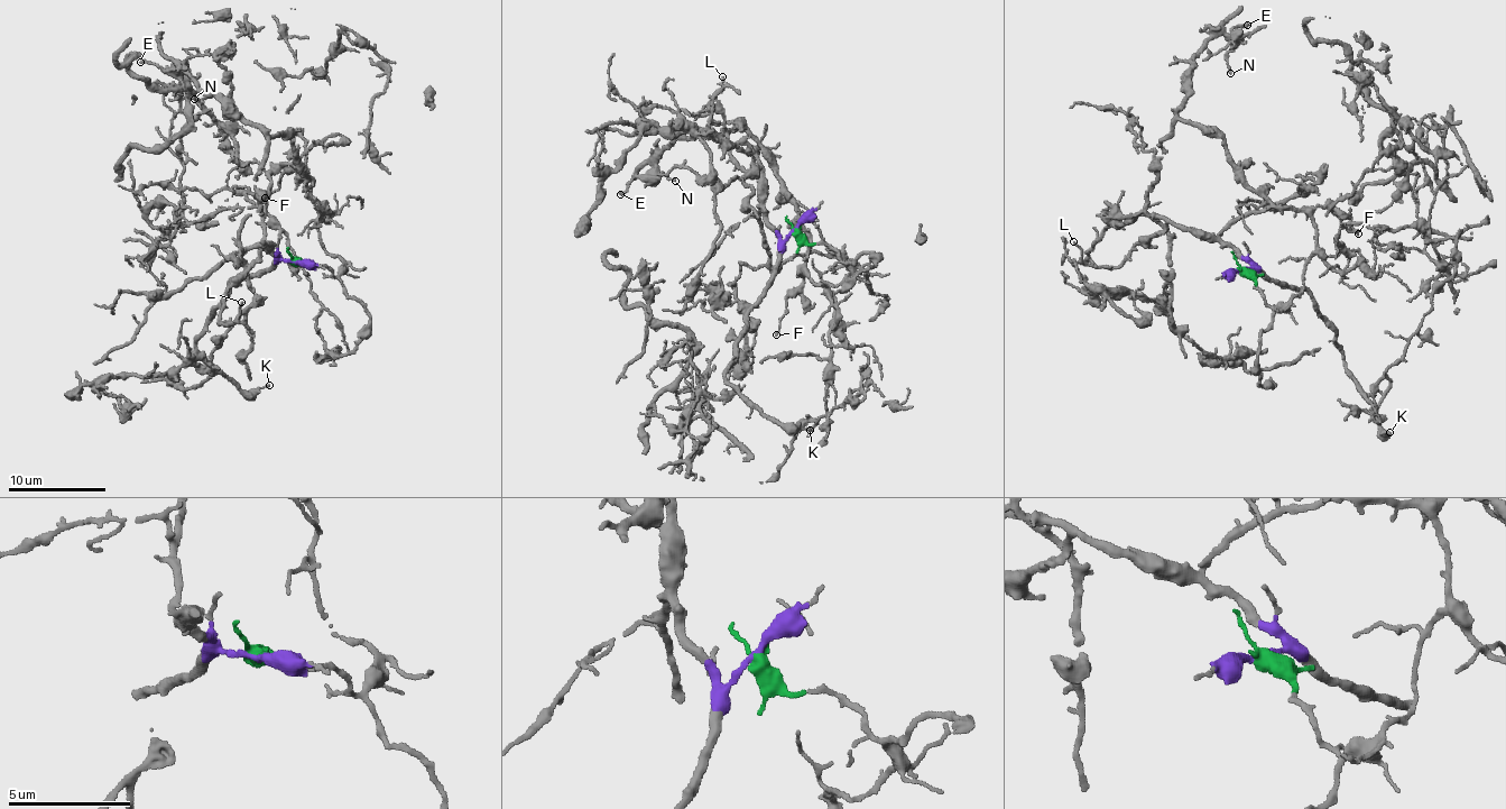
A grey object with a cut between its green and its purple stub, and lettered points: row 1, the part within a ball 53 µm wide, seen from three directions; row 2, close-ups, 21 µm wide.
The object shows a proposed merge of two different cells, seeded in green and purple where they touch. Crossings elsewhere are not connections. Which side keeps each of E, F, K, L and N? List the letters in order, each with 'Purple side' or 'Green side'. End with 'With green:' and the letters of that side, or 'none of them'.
E: Green side
F: Green side
K: Purple side
L: Purple side
N: Green side
With green: E, F, N

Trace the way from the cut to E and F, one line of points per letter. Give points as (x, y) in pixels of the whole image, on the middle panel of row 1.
E: (794, 228), (842, 260), (833, 286), (812, 279), (809, 232), (741, 126), (680, 138), (619, 194)
F: (794, 228), (810, 245), (829, 245), (849, 272), (833, 286), (803, 277), (776, 336)

